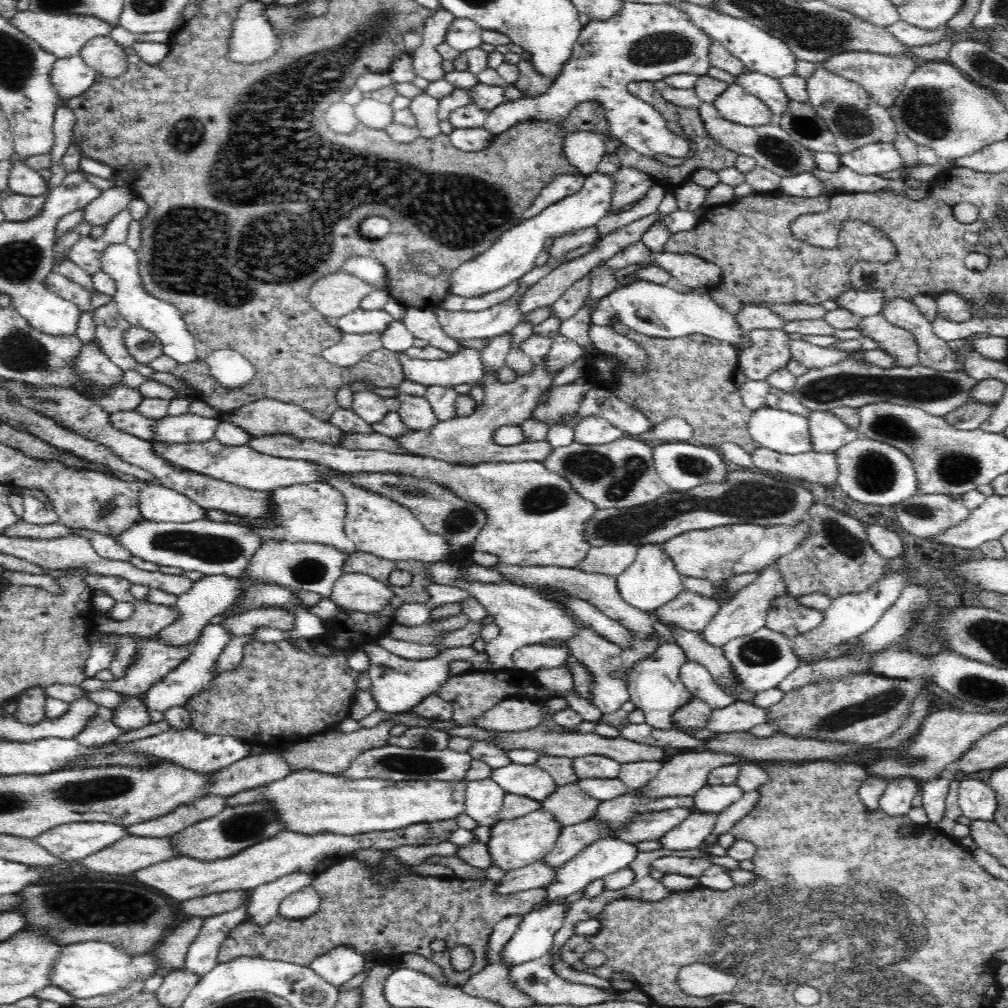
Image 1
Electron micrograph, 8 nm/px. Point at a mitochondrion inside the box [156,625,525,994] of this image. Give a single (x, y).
(417, 762)

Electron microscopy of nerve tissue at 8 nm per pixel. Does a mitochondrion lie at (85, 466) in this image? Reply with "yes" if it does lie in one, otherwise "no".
no

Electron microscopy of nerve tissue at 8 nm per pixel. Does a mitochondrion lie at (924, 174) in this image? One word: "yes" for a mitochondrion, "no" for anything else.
no

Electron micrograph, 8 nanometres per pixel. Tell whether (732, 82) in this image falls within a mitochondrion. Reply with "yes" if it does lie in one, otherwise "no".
no

